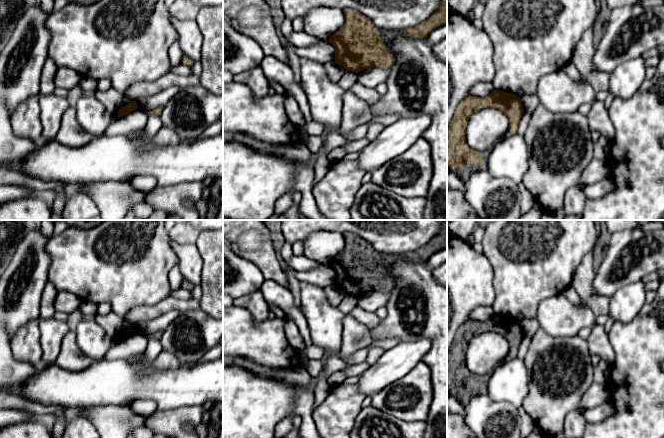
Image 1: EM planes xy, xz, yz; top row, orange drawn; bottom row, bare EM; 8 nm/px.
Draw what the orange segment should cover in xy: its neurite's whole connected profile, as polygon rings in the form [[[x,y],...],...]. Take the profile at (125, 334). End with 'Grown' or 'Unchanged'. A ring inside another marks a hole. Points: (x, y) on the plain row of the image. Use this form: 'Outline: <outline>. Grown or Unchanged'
Outline: [[[131,325],[128,329],[121,331],[118,335],[118,341],[128,339],[131,335],[138,332],[136,325]]]. Unchanged

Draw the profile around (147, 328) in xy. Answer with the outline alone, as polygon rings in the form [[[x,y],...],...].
[[[173,310],[153,320],[139,322],[136,327],[138,332],[144,336],[152,336],[159,331],[163,331],[180,314],[181,312]]]

